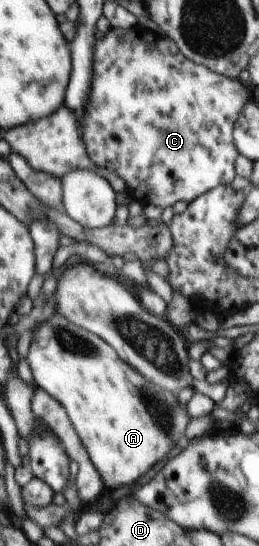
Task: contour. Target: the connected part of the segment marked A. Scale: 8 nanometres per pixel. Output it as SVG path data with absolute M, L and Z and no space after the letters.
M54 312L48 320L32 330L32 344L26 359L36 386L66 408L83 448L100 474L105 494L121 486L134 484L158 462L166 459L174 447L185 445L186 428L191 421L187 404L180 404L176 393L148 382L142 374L128 366L110 344L106 344L96 334L68 322L64 316Z

